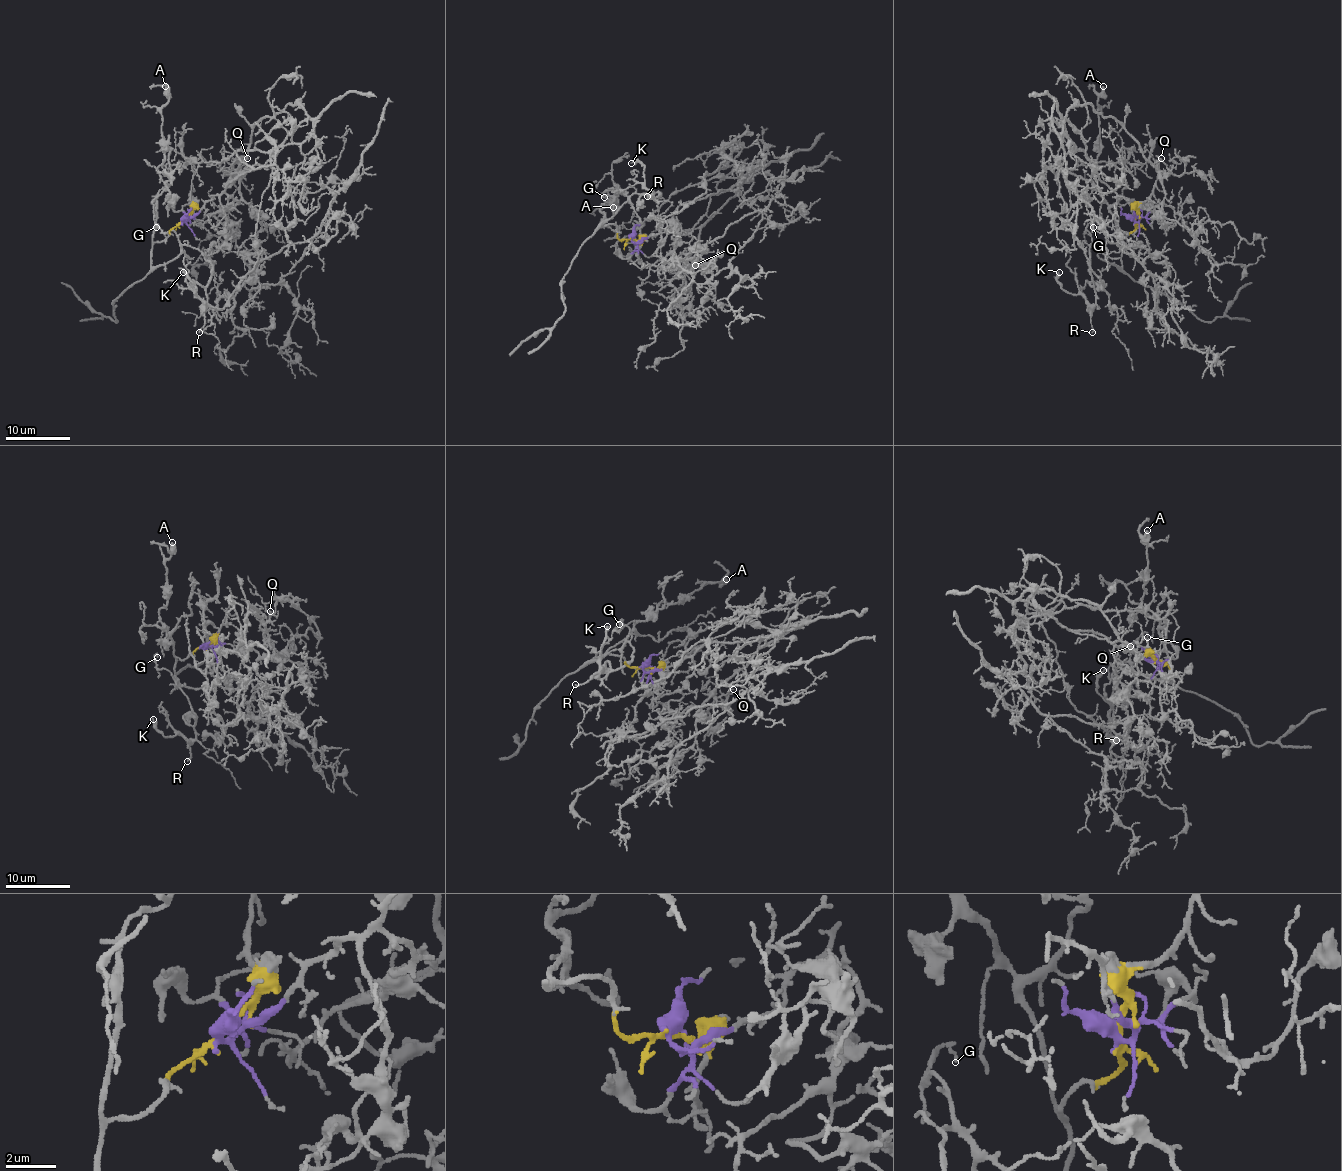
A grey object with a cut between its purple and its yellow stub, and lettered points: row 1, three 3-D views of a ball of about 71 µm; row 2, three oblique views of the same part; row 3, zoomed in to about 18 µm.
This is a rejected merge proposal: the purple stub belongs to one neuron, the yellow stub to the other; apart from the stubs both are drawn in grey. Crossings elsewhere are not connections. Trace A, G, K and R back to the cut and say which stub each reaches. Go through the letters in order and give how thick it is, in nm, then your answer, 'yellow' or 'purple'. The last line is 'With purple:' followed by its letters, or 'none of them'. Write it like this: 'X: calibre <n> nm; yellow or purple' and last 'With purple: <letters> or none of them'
A: calibre 400 nm; yellow
G: calibre 70 nm; yellow
K: calibre 160 nm; yellow
R: calibre 120 nm; yellow
With purple: none of them

